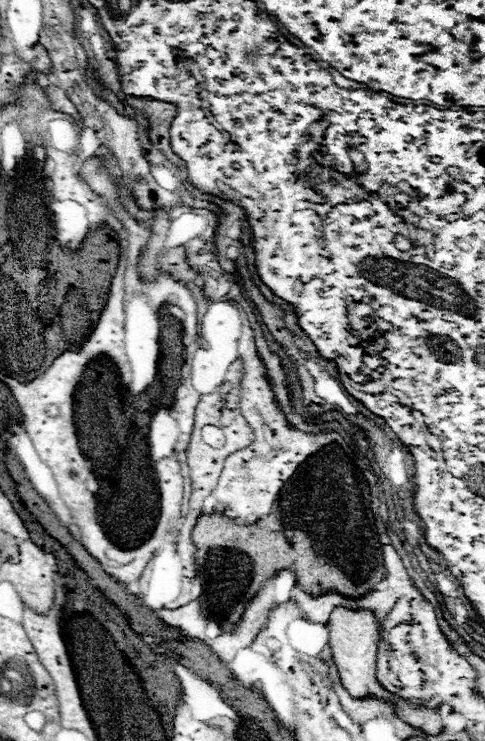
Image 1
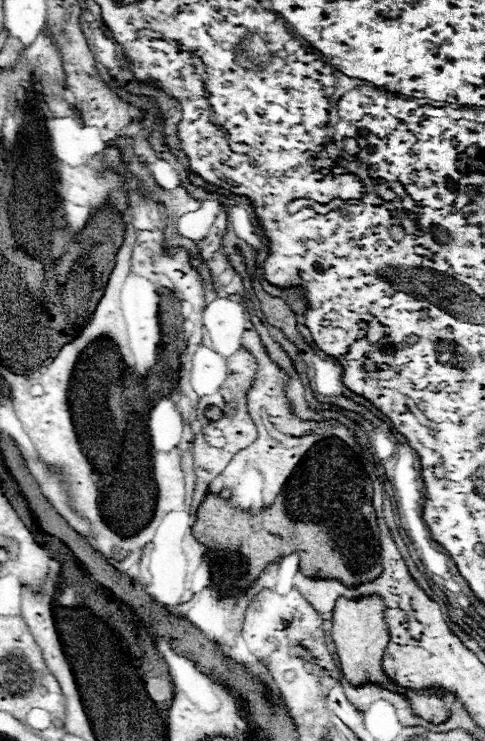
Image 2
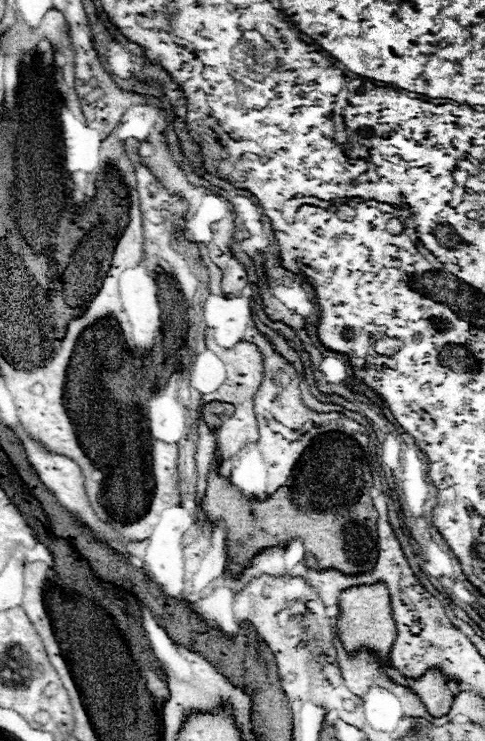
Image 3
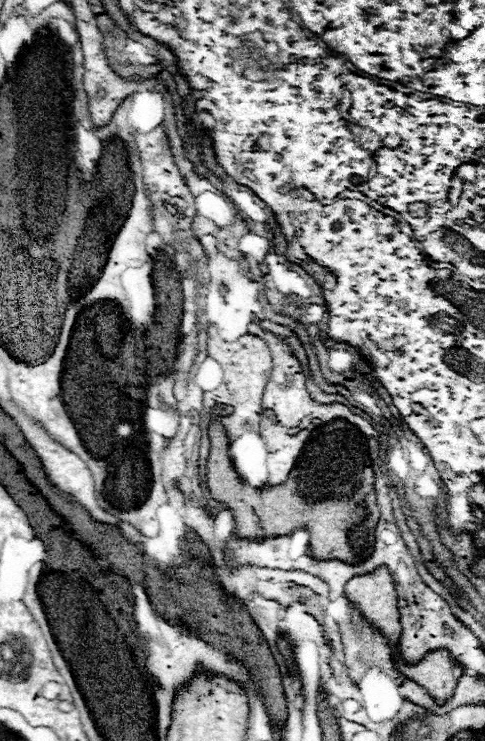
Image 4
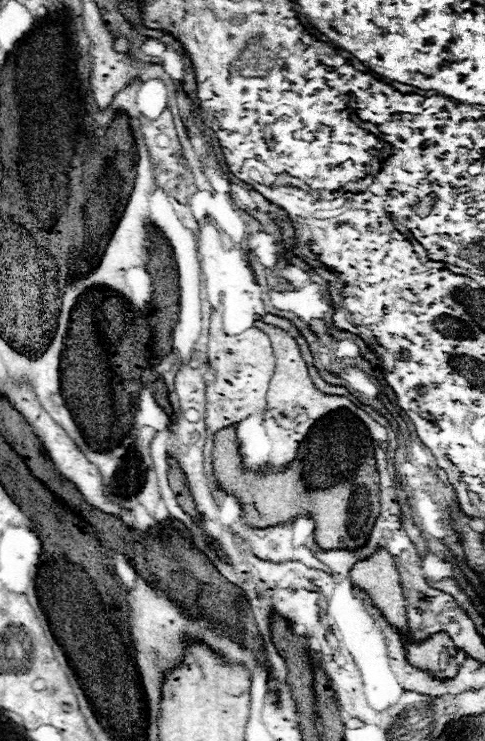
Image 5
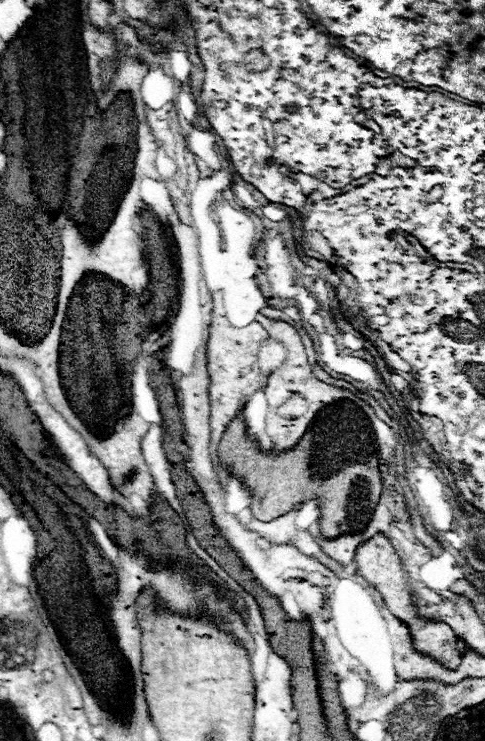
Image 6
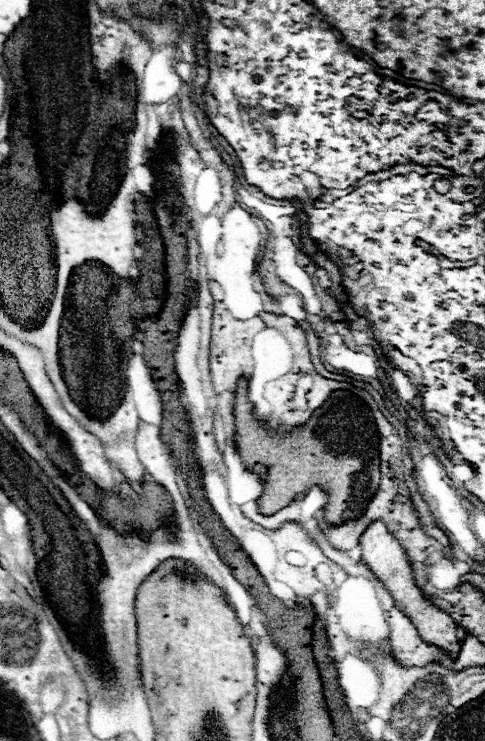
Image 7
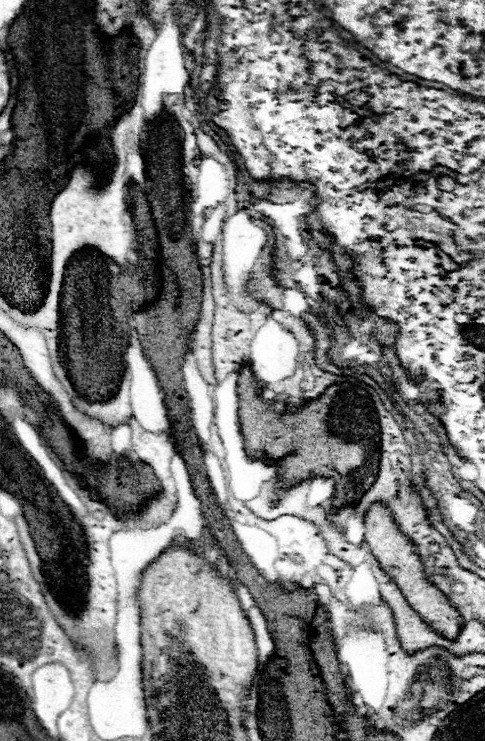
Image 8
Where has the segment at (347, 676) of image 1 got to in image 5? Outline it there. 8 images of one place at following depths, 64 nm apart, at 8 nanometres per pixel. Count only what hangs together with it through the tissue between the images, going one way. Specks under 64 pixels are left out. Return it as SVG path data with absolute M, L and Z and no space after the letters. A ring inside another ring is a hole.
M380 550L366 562L358 562L350 572L352 586L368 594L376 610L394 626L400 634L406 628L406 606L404 594L400 588L398 570L392 562L392 556L386 550Z

